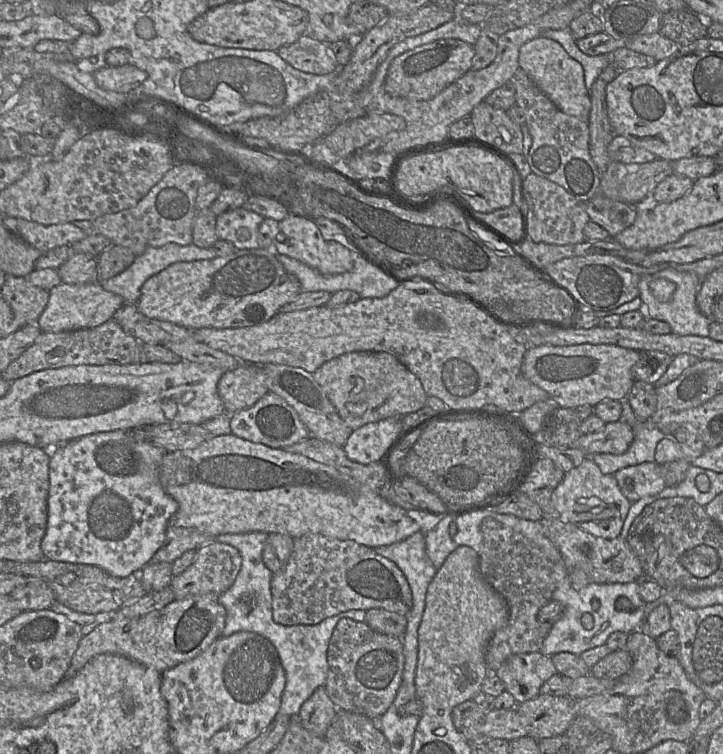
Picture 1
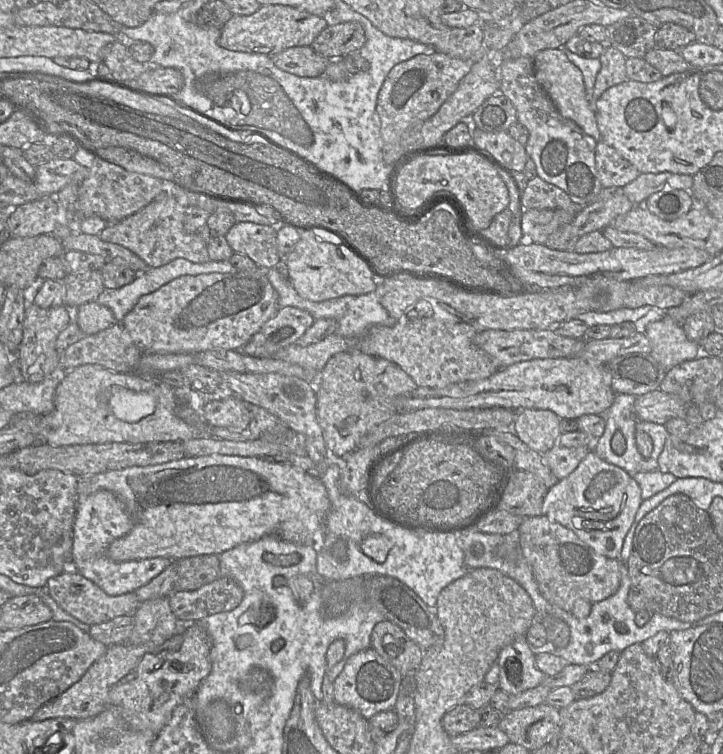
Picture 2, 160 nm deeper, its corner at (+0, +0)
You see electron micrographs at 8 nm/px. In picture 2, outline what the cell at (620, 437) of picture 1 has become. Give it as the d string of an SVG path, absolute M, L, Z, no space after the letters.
M556 444L542 454L542 461L561 480L571 474L590 451L585 446L567 448Z

